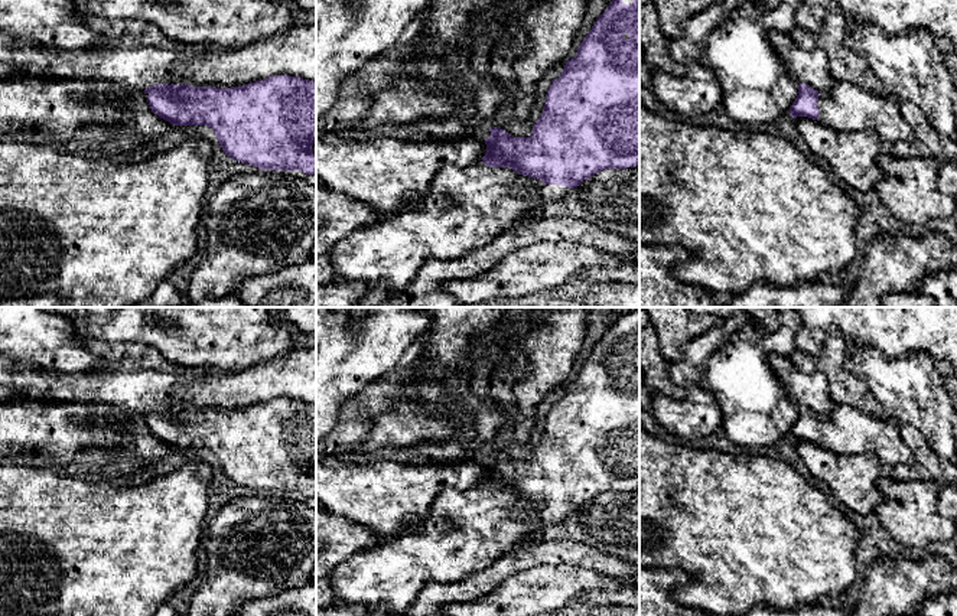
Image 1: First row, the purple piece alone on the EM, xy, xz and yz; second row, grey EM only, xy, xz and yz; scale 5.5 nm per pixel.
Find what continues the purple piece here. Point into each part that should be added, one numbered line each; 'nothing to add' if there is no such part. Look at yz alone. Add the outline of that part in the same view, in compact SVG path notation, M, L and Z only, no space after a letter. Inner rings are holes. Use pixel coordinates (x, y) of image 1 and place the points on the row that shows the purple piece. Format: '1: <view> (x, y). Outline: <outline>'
1: yz (845, 107). Outline: M839 81L817 101L818 121L823 126L846 133L869 130L885 147L915 140L912 128L902 118L899 105L901 101L893 95L876 95Z

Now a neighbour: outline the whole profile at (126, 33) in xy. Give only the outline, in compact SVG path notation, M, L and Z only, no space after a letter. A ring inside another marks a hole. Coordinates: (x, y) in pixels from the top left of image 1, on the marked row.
M87 14L82 23L98 36L91 48L92 50L141 46L172 48L176 45L156 25L140 19L110 20Z

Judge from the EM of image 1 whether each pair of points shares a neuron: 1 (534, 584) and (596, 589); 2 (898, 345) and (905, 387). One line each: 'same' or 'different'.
1: same
2: different

